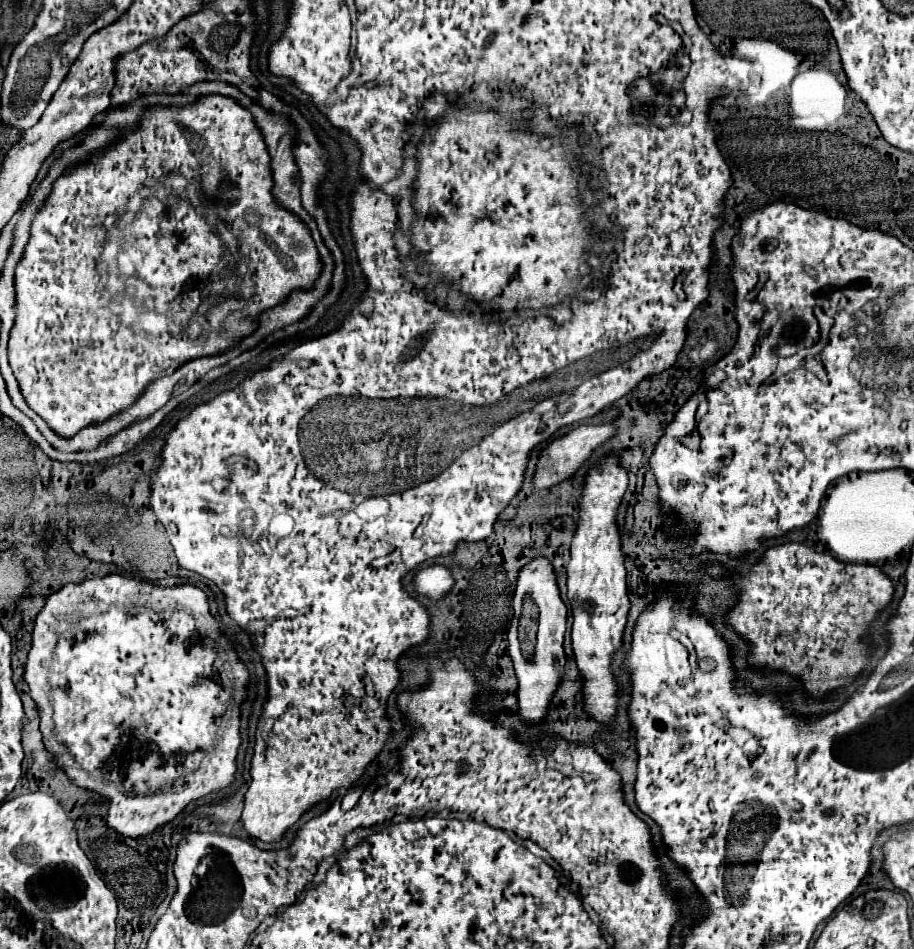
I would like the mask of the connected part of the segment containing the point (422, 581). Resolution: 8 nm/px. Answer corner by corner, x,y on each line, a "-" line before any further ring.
439,563
417,571
413,577
413,589
431,601
445,599
449,591
453,589
453,585
455,585
455,579
453,579
451,569

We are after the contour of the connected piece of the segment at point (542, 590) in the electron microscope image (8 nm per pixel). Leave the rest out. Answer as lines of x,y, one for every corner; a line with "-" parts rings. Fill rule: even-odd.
533,557
527,565
521,567
519,577
517,577
517,589
515,589
515,597
513,597
513,621
509,627
509,649
507,653
513,659
515,665
515,673
517,673
517,697
519,697
519,713
521,719
525,723
541,723
545,719
547,713
547,705
551,695
555,693
555,687
559,685
559,681
563,679
563,669
565,669
565,651
563,651
563,635
567,629
567,607
559,595
559,587
557,587
557,575
555,575
555,567
547,557
-
531,593
533,601
539,607
539,619
537,619
537,643
533,649
533,655
527,657
521,649
521,641
517,637
517,625
519,625
519,617
521,617
521,605
523,605
523,597

